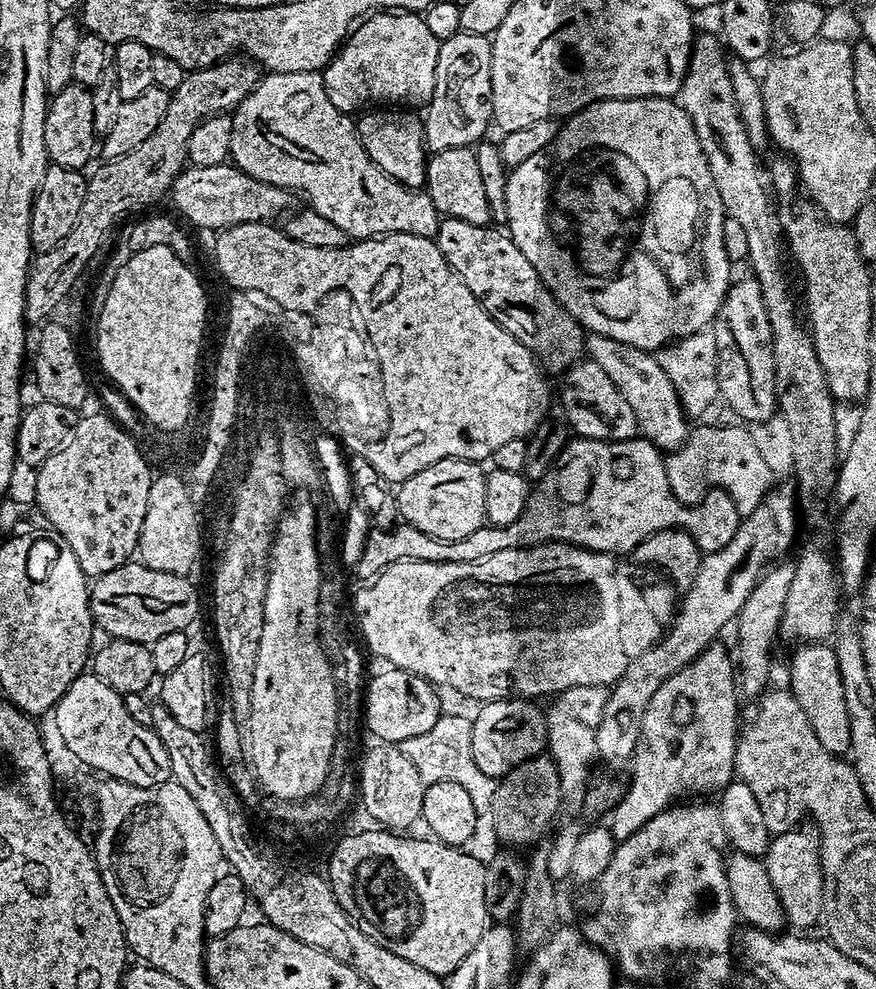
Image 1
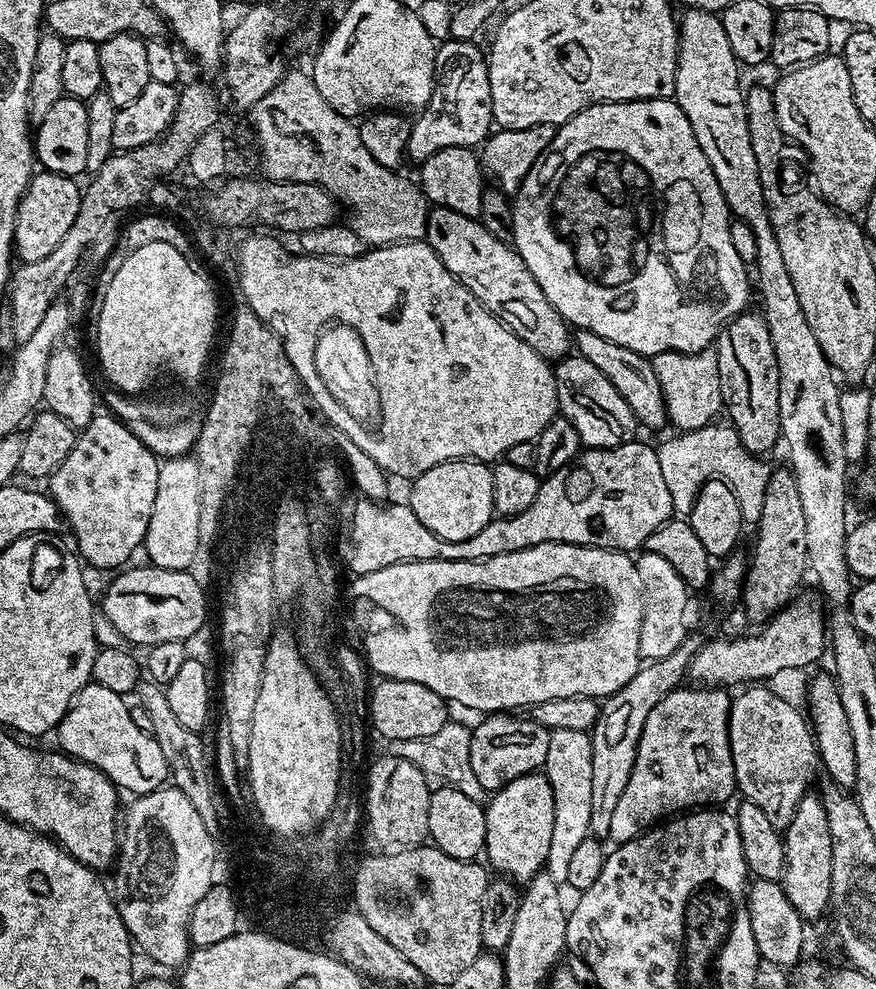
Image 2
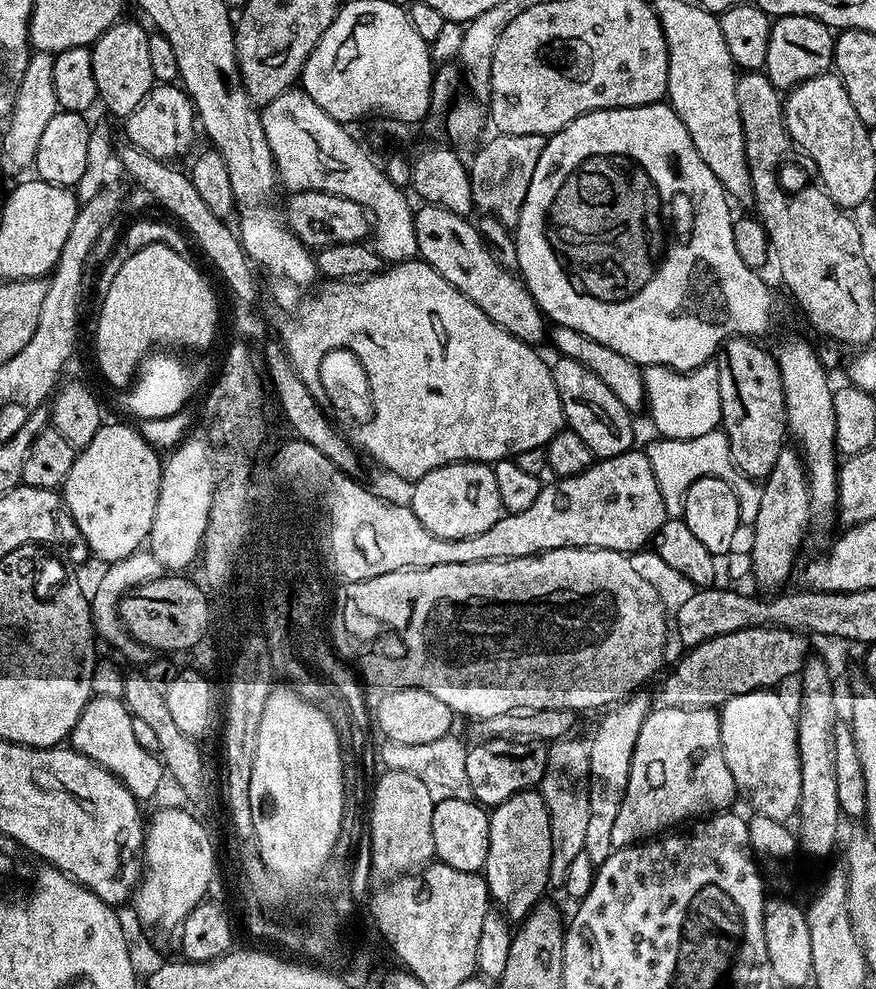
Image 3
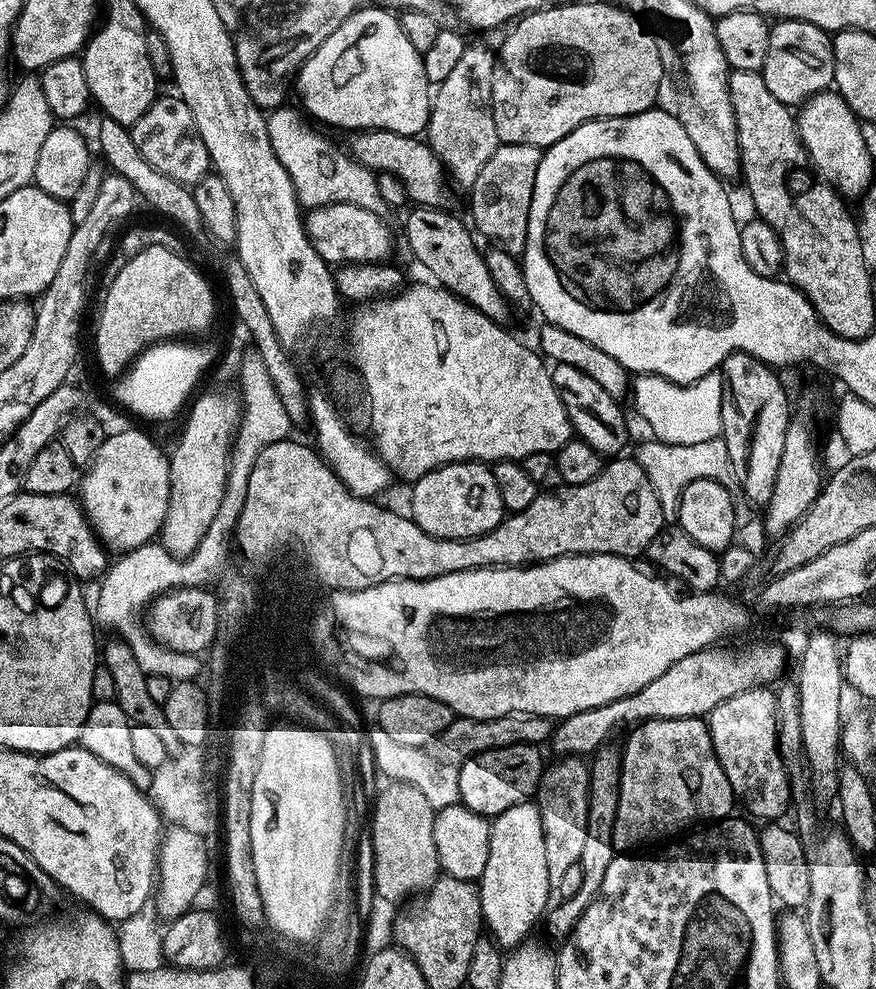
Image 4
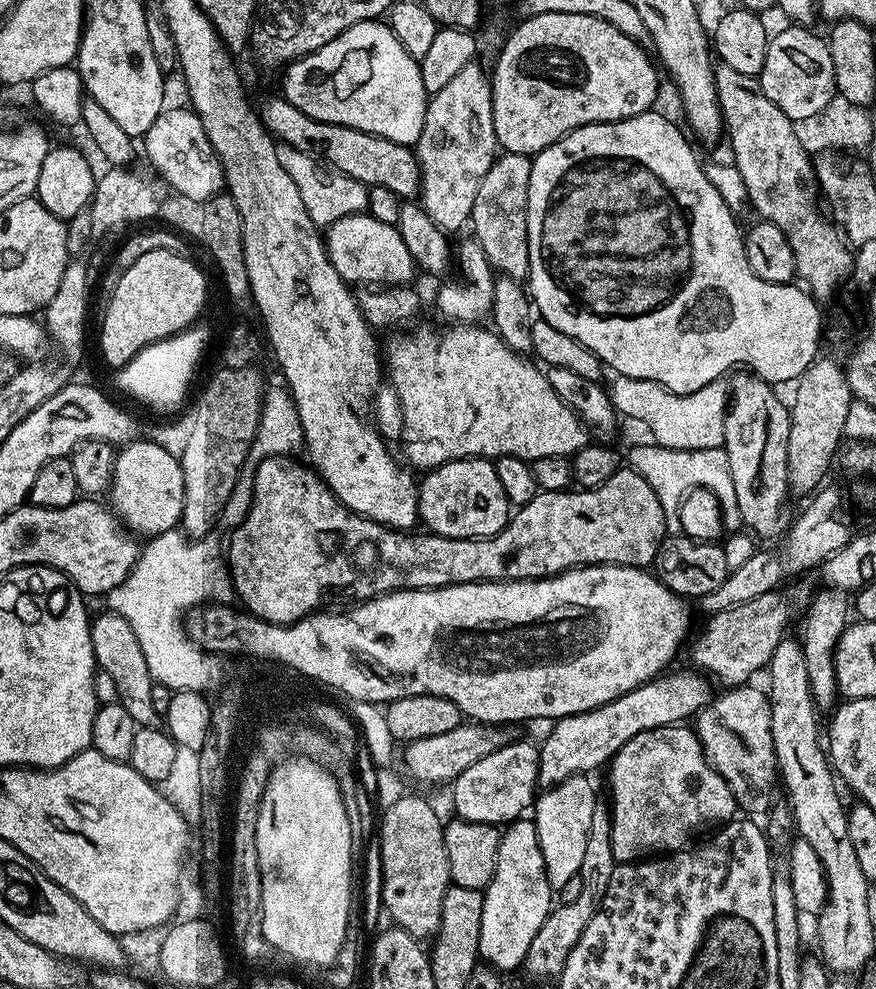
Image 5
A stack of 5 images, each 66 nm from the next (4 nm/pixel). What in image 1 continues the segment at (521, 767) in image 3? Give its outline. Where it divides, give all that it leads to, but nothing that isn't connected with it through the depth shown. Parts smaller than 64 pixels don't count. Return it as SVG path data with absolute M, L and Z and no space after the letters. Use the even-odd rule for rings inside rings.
M505 698L490 700L479 705L476 717L472 720L472 757L482 770L482 774L493 778L513 772L520 764L537 759L536 755L545 751L548 743L545 713L535 708L528 698Z

